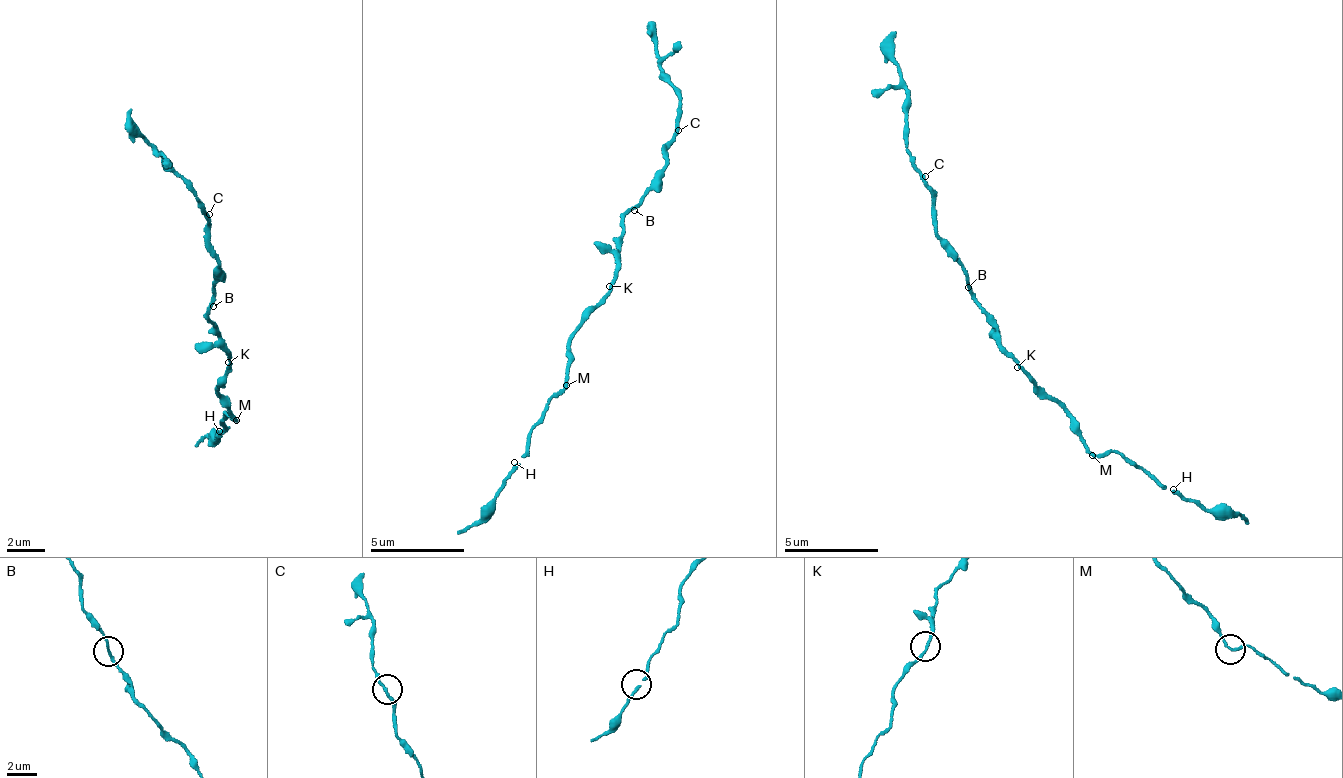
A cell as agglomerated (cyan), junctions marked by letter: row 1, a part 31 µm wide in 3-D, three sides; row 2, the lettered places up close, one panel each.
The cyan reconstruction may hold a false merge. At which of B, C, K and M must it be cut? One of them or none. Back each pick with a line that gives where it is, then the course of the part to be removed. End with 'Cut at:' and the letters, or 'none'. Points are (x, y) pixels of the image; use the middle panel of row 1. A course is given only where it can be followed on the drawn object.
Cut at: none

